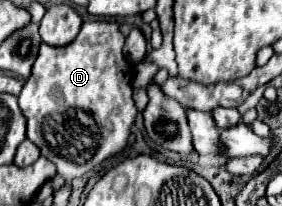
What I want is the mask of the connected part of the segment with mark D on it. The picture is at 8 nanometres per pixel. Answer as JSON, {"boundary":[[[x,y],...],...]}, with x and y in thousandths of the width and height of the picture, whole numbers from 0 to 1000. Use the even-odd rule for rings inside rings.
{"boundary":[[[344,92],[294,112],[259,209],[230,228],[181,228],[145,209],[138,267],[117,316],[117,354],[67,451],[67,519],[96,578],[96,665],[131,694],[152,762],[195,791],[202,840],[252,879],[316,840],[358,782],[429,743],[450,714],[465,607],[486,578],[486,519],[472,490],[472,325],[436,267],[443,170],[415,102]]]}

